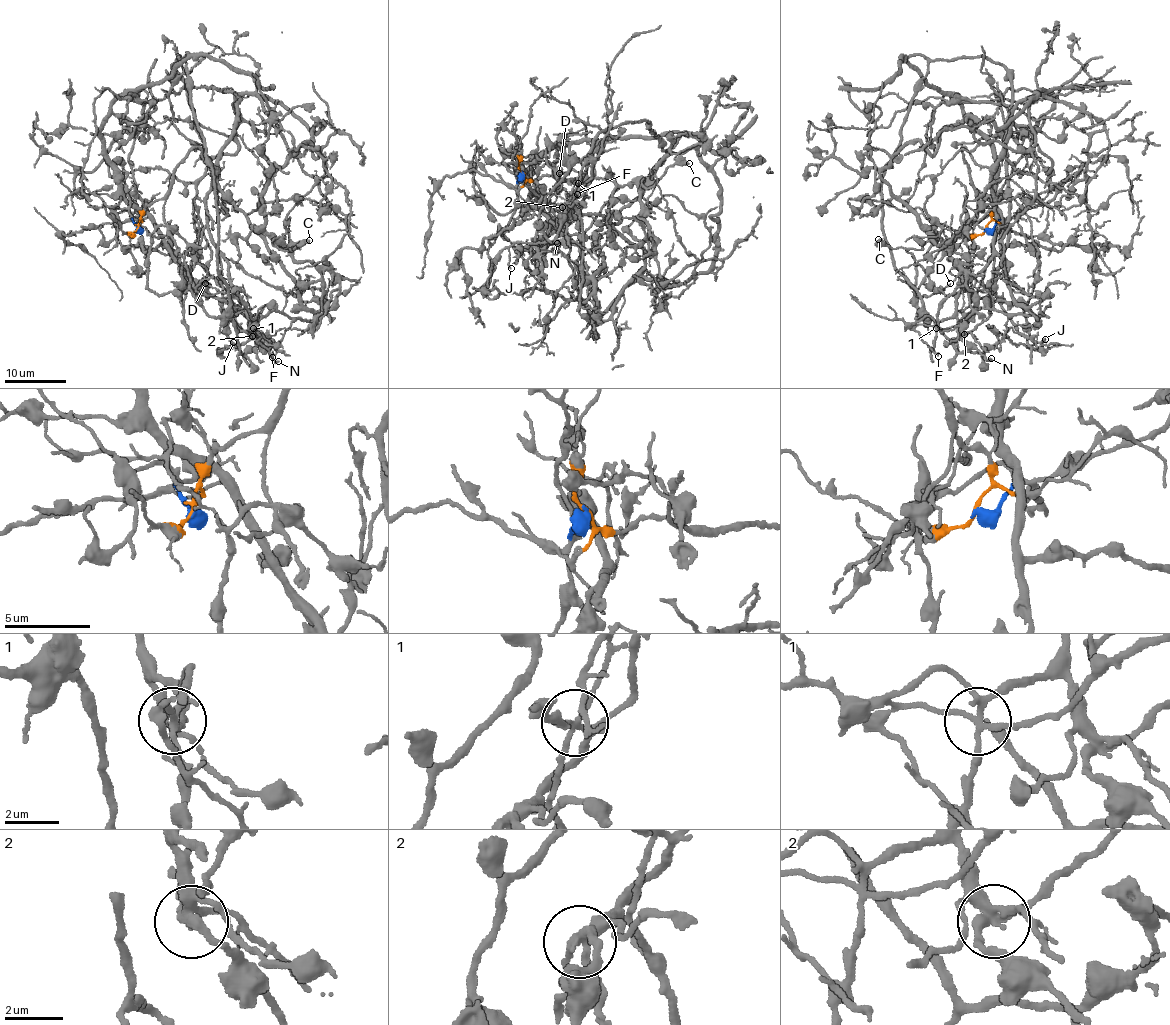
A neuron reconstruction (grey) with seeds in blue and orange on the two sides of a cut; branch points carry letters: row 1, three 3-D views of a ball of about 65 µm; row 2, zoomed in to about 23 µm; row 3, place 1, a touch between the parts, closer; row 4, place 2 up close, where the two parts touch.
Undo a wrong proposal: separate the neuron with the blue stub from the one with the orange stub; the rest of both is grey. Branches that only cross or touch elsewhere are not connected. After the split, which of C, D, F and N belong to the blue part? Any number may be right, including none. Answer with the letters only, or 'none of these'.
D, F, N

